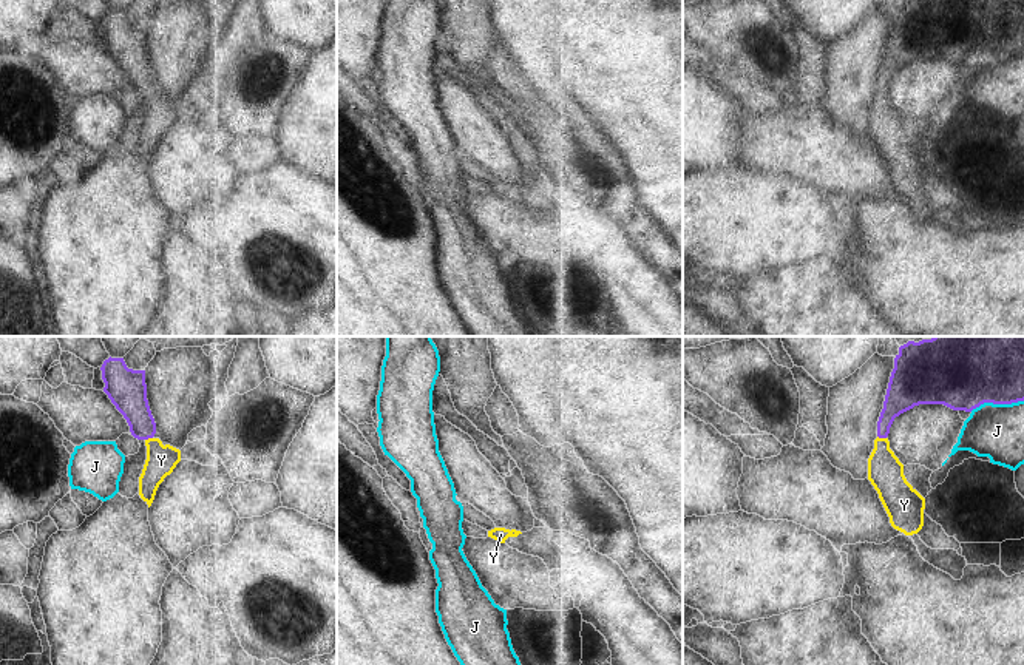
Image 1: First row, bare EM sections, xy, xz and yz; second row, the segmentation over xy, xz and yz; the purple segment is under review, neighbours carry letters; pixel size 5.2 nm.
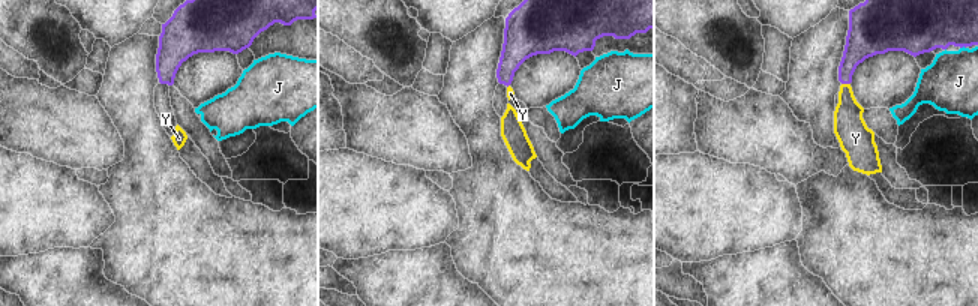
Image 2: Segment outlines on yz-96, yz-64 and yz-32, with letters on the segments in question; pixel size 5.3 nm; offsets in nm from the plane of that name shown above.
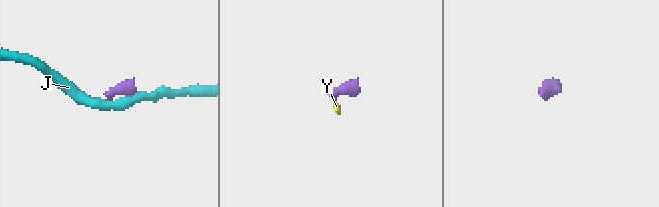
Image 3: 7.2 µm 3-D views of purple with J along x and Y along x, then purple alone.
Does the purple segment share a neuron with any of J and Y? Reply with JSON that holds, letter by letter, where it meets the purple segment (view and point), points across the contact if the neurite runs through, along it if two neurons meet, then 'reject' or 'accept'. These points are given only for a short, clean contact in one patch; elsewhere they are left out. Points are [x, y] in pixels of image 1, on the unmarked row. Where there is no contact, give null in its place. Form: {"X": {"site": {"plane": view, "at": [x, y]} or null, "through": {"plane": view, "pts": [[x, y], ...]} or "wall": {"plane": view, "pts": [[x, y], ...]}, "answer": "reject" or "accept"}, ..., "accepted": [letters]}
{"J": {"site": {"plane": "yz", "at": [996, 57]}, "wall": {"plane": "yz", "pts": [[1023, 54], [981, 57], [970, 65]]}, "answer": "reject"}, "Y": {"site": {"plane": "yz", "at": [882, 91]}, "through": {"plane": "yz", "pts": [[902, 48], [887, 70], [882, 91], [882, 119], [885, 127]]}, "answer": "accept"}, "accepted": ["Y"]}

